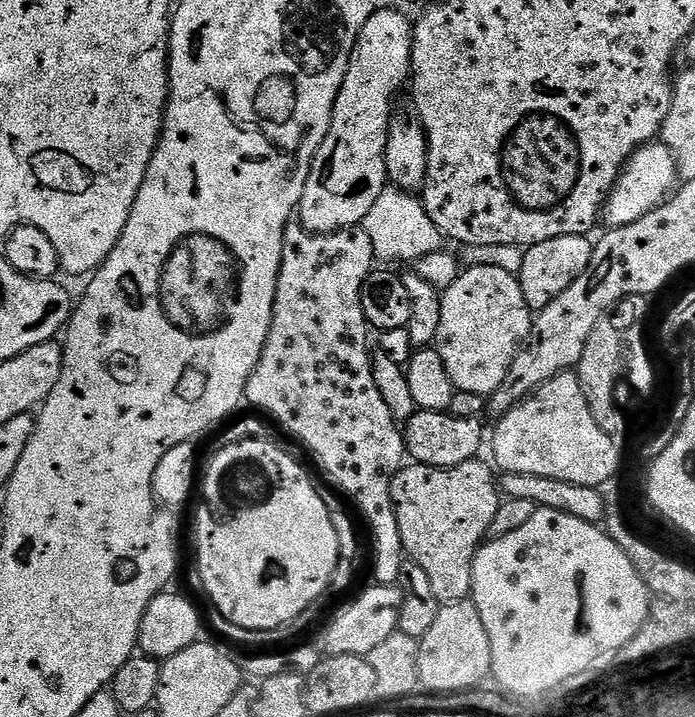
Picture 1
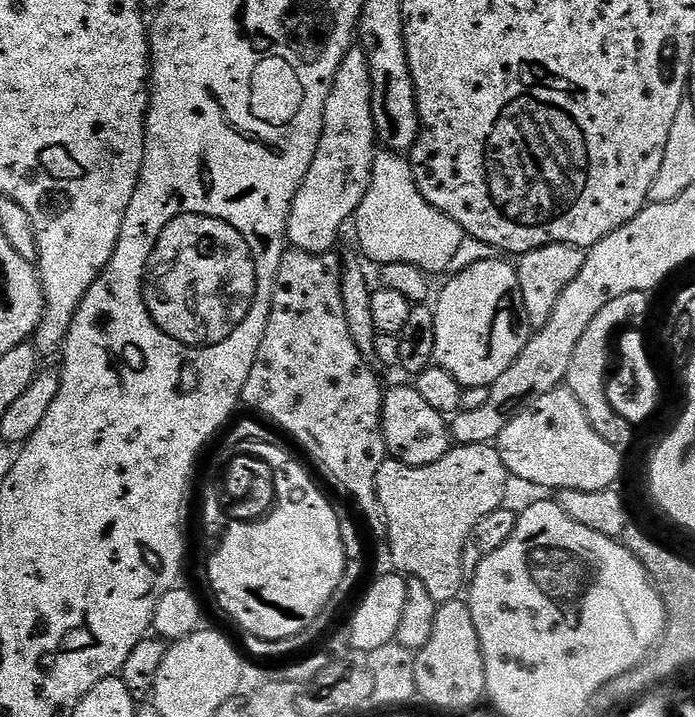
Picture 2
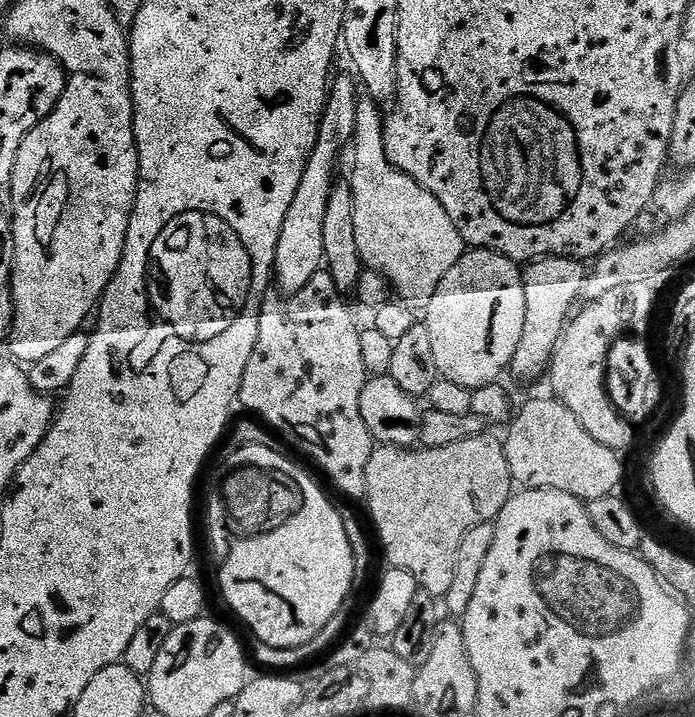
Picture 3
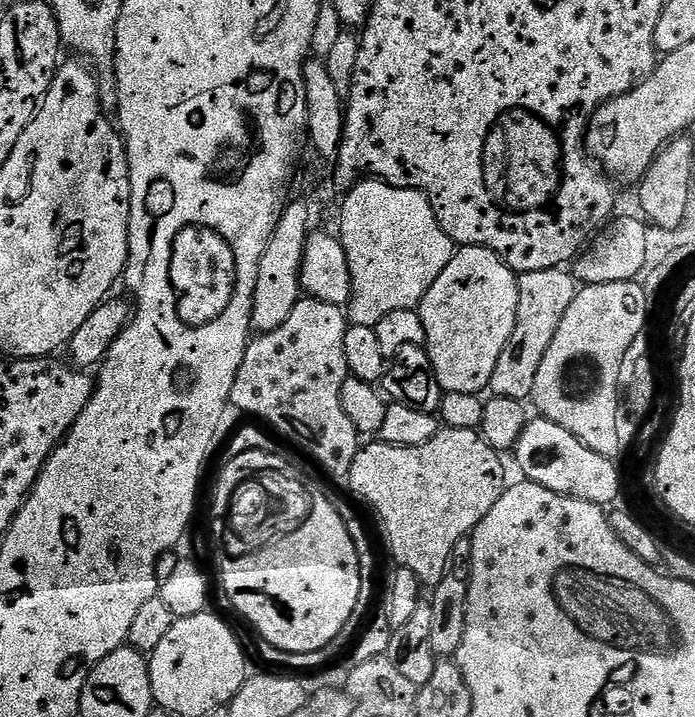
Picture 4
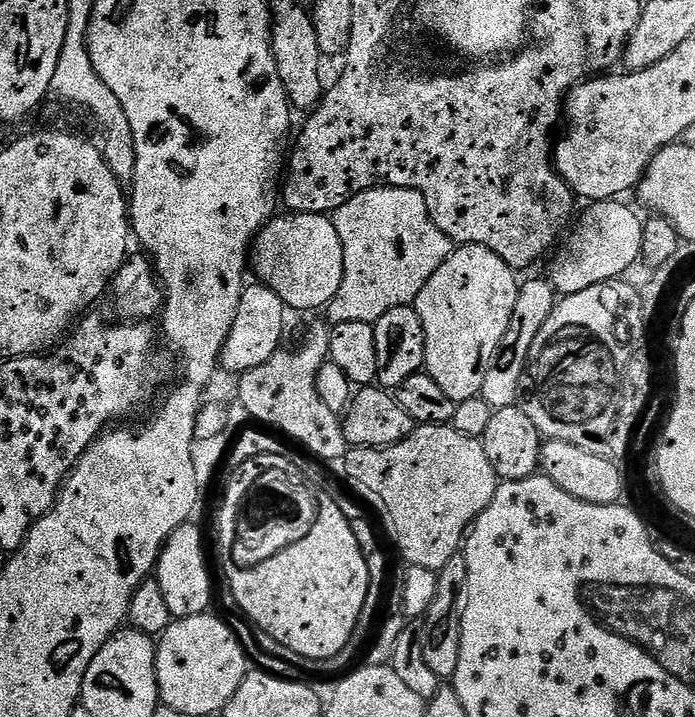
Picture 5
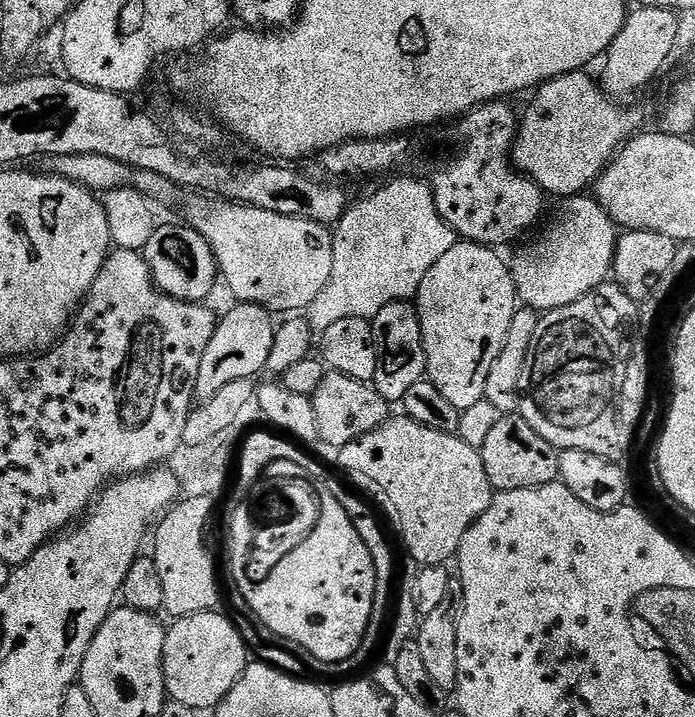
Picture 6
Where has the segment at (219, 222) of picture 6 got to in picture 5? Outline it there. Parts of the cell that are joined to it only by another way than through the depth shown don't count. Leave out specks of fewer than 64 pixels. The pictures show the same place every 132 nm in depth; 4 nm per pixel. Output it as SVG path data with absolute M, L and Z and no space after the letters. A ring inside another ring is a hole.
M289 213L273 215L272 219L261 228L260 233L256 235L256 239L252 241L252 247L250 249L250 268L254 273L256 271L255 279L259 283L265 284L270 290L274 290L274 294L278 294L278 298L282 298L285 309L291 310L320 310L325 309L331 300L336 296L336 292L340 290L340 284L342 284L342 278L344 276L344 254L342 248L342 242L340 242L340 236L336 232L335 224L333 219L326 214L314 215L301 213Z

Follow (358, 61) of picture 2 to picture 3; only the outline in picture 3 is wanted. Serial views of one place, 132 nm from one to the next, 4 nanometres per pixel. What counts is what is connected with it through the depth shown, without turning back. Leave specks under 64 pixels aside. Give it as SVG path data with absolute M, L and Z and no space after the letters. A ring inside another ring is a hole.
M351 75L349 76L340 76L337 80L335 77L331 81L328 101L325 102L324 112L320 115L320 137L316 139L314 150L308 156L308 165L302 174L302 182L298 182L298 194L294 194L294 202L290 202L286 222L282 222L274 280L275 283L280 283L279 291L284 294L302 290L302 286L306 286L325 263L322 224L334 187L332 175L336 172L336 159L340 156L340 147L344 148L351 141L355 128L356 82Z

